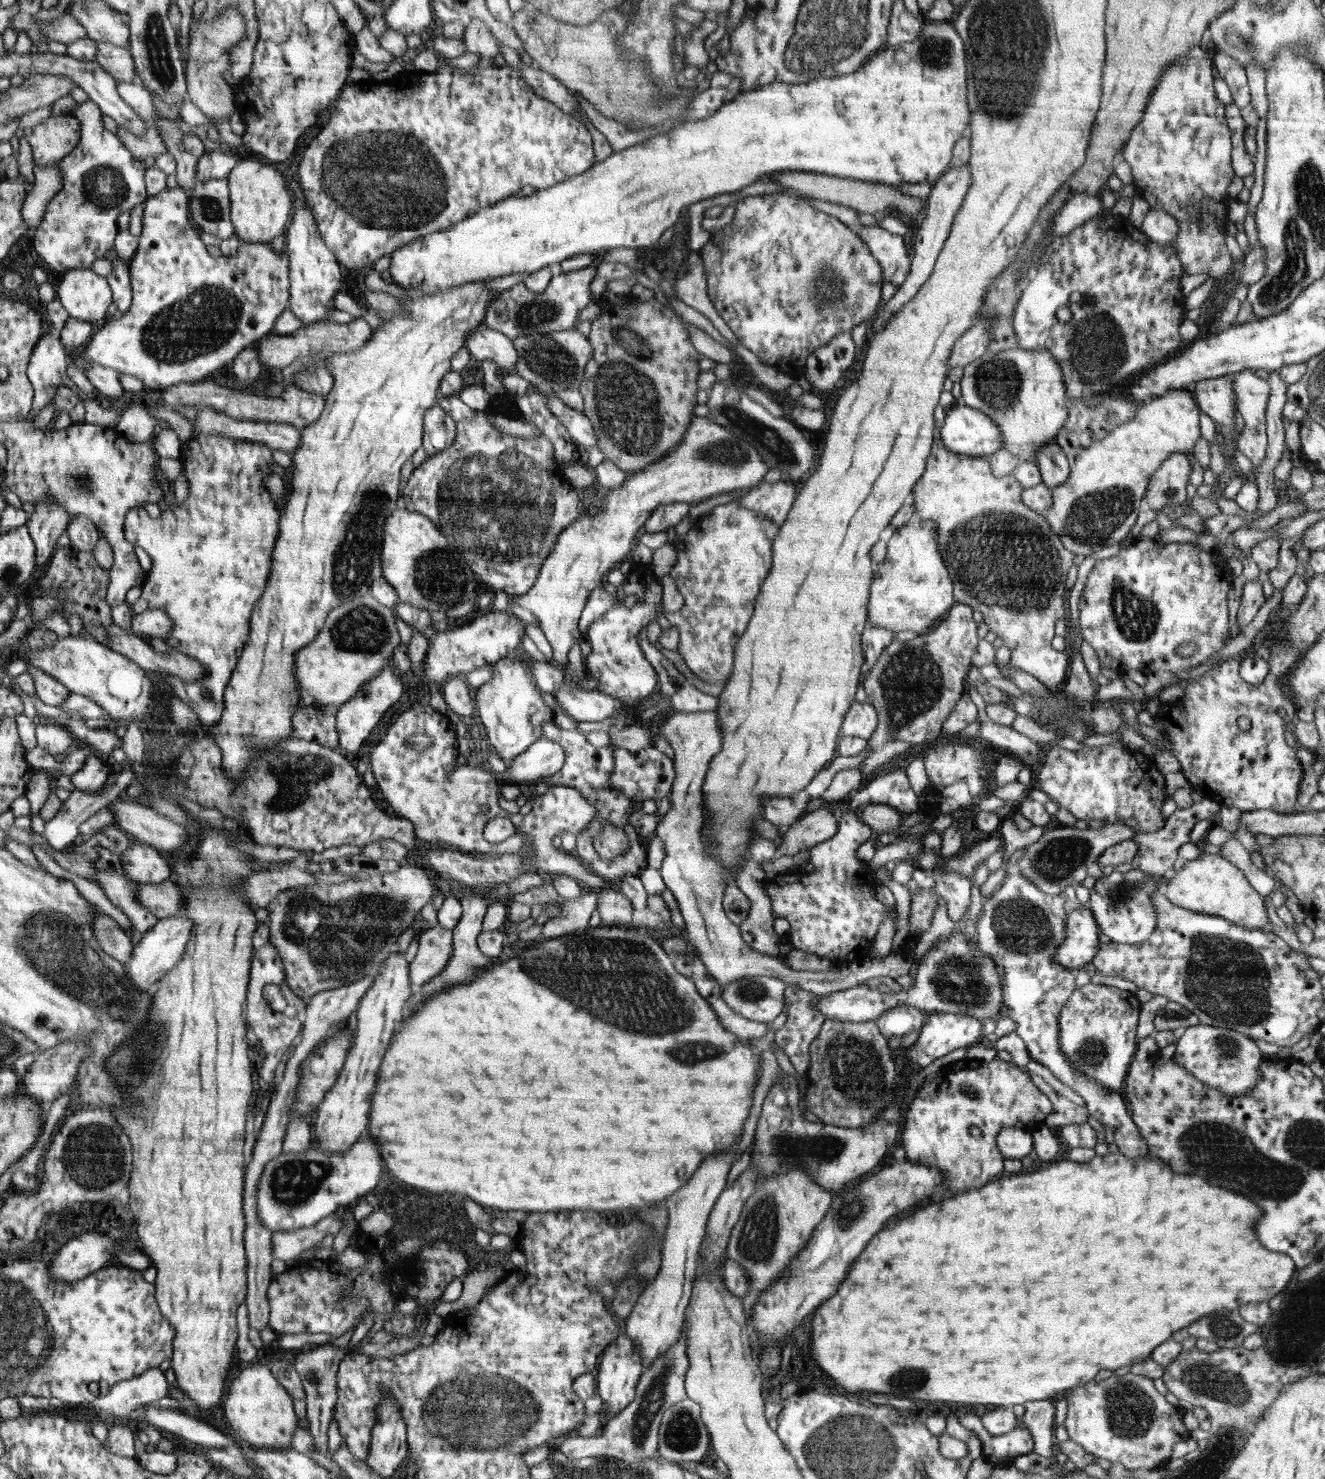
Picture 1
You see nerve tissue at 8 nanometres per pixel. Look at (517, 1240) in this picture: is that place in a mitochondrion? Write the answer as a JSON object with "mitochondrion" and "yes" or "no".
{"mitochondrion":"no"}

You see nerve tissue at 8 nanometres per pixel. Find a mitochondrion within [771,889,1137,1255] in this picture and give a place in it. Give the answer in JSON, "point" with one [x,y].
{"point":[858,1073]}

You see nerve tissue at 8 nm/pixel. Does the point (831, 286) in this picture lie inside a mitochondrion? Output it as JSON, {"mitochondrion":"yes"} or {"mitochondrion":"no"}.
{"mitochondrion":"yes"}

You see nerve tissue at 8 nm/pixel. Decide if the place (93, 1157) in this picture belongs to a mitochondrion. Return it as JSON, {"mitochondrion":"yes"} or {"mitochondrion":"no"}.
{"mitochondrion":"yes"}

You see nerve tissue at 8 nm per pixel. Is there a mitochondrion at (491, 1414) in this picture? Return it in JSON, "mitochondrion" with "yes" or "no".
{"mitochondrion":"yes"}

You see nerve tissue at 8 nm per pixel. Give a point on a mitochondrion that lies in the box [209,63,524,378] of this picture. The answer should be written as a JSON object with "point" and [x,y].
{"point":[391,181]}

